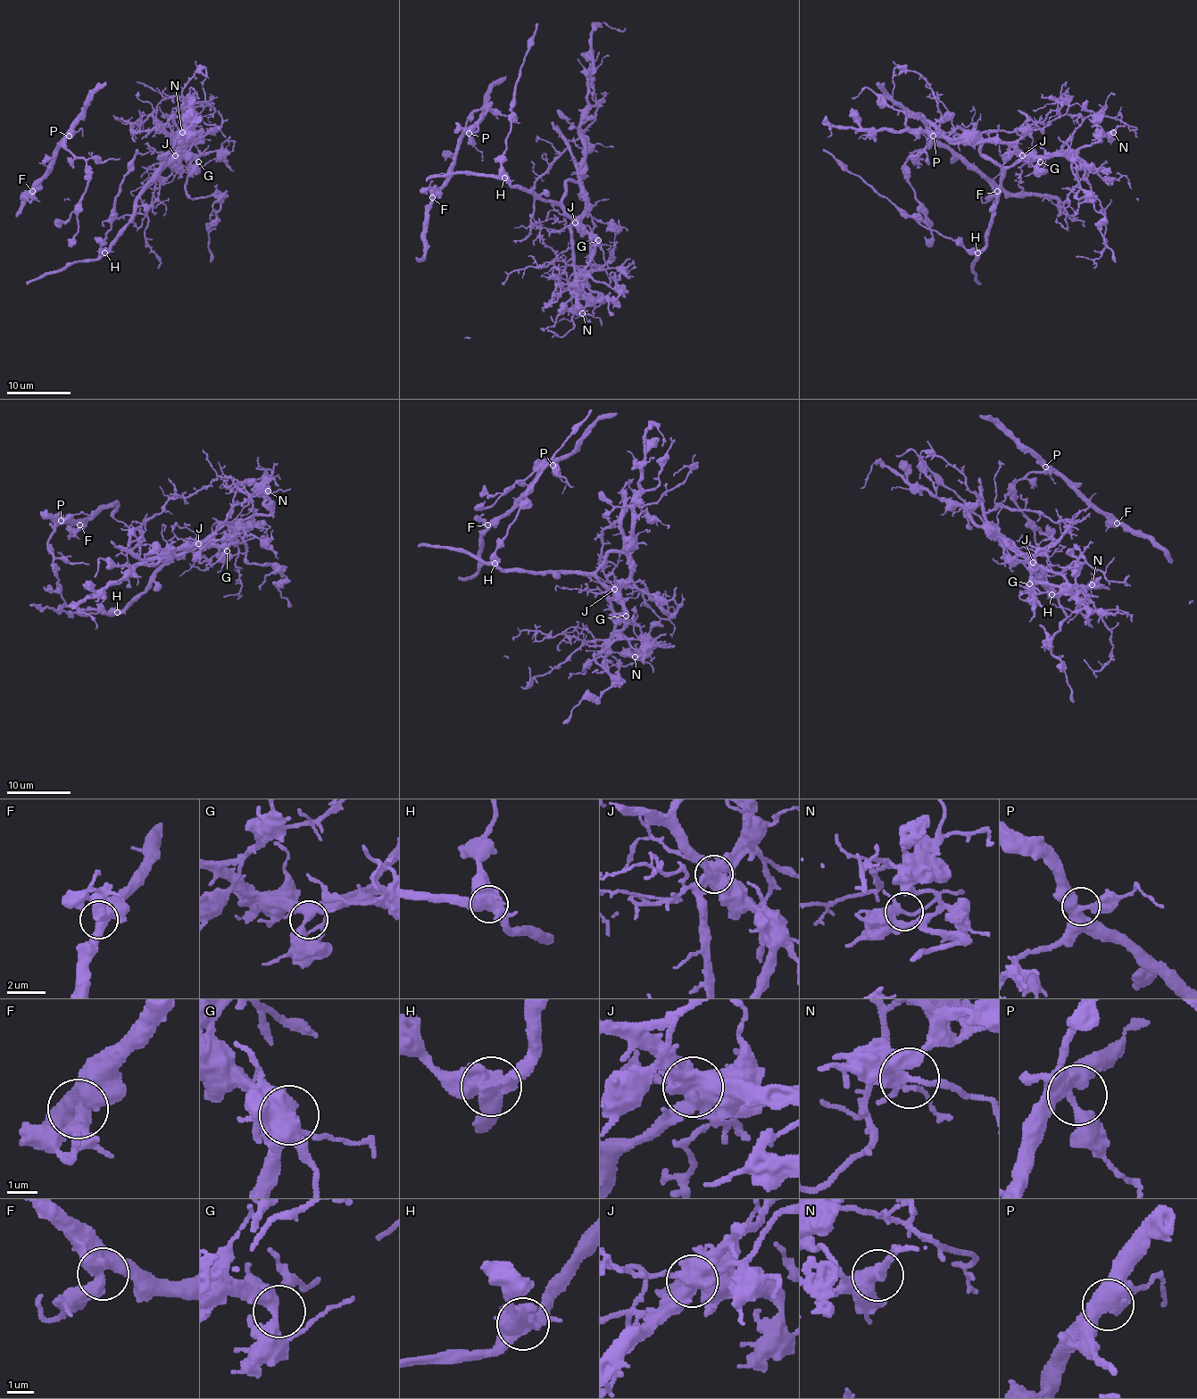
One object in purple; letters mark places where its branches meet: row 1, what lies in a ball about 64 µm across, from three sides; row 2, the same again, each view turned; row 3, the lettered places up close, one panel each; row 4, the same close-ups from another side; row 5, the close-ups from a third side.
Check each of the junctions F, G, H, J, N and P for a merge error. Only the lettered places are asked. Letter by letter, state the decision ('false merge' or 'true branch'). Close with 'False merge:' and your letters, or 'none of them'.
F: true branch
G: true branch
H: false merge
J: false merge
N: true branch
P: true branch
False merge: H, J

